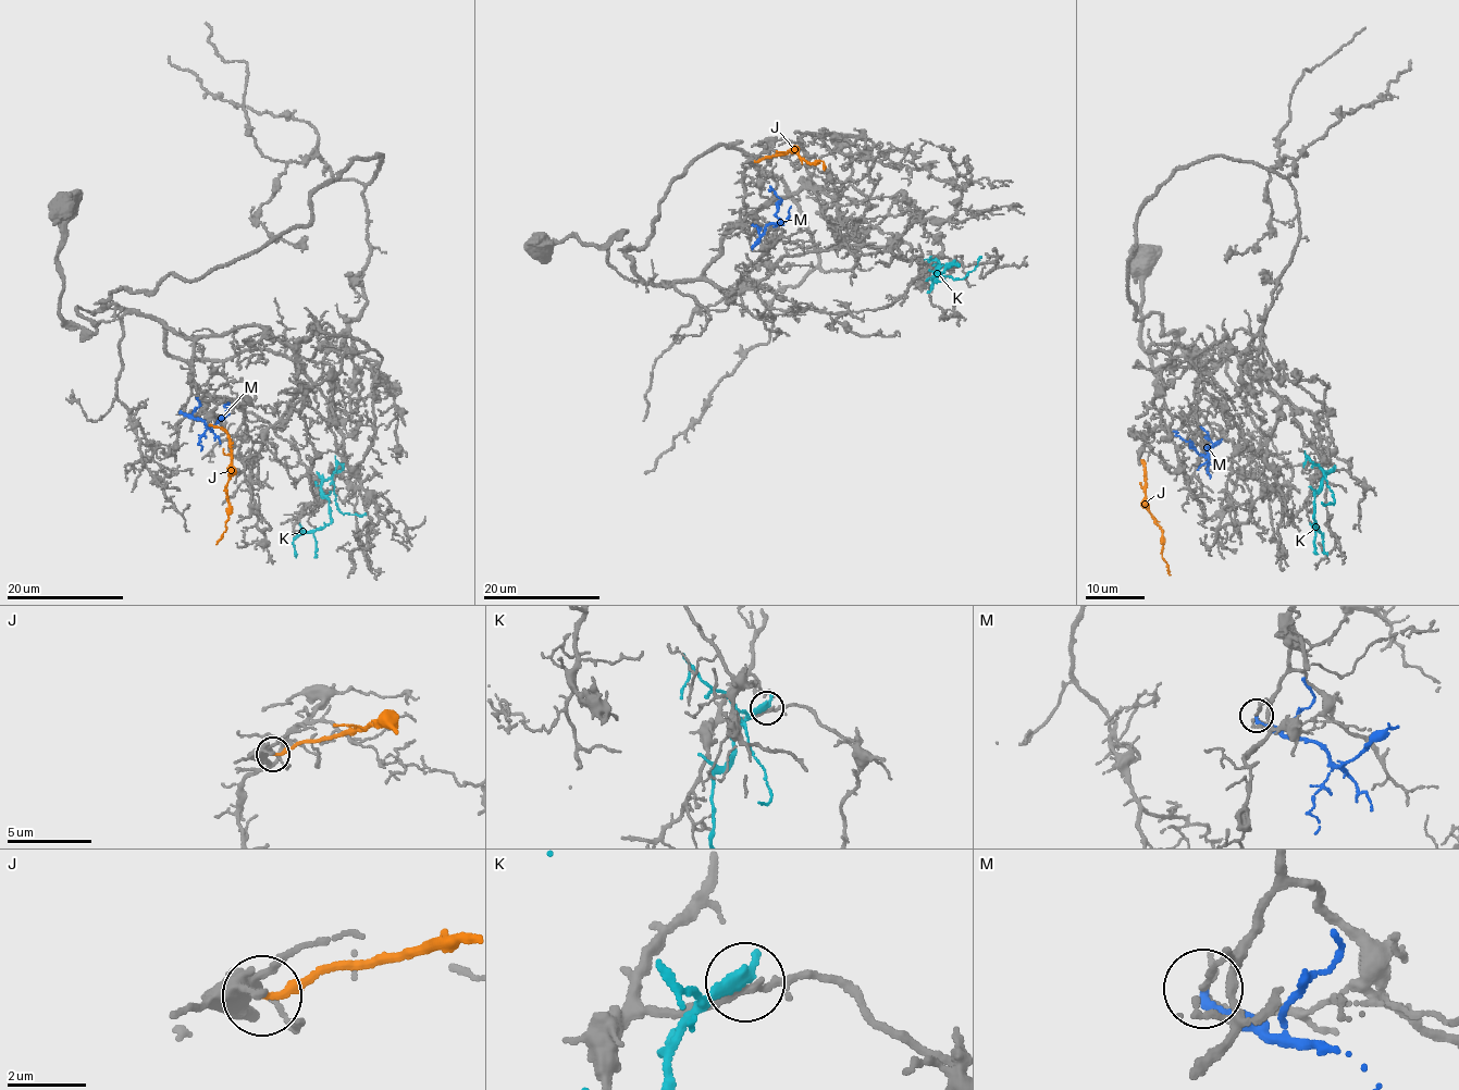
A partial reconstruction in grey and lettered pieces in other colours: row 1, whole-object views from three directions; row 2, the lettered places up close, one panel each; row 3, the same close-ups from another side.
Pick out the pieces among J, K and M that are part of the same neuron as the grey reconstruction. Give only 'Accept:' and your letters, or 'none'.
Accept: none

